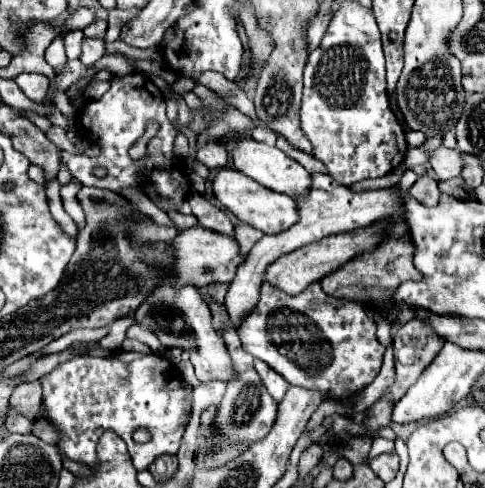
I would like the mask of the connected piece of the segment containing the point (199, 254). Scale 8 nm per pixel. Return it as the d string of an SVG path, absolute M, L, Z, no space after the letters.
M193 226L185 232L179 232L179 236L173 240L175 244L175 272L179 274L179 286L181 284L195 284L195 286L207 286L217 284L217 282L225 282L229 284L235 274L237 268L241 266L241 262L245 262L247 256L239 254L239 242L235 240L235 236L231 234L221 234L215 230L205 230L203 226Z

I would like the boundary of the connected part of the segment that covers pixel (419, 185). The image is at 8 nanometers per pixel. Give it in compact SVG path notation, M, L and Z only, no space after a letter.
M419 176L417 182L411 186L409 194L411 194L413 198L421 200L421 202L427 204L427 206L435 206L441 192L439 192L437 182L435 182L433 178L429 178L429 176Z

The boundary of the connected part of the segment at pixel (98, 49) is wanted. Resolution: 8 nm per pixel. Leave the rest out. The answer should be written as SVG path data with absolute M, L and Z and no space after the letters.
M87 38L87 44L83 44L81 62L85 66L93 66L103 54L105 54L105 42L97 40L97 38Z

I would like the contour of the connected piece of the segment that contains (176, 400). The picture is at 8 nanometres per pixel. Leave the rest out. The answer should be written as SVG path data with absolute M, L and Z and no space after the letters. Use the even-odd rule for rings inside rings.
M159 354L145 356L127 366L115 358L79 356L59 364L53 372L41 378L41 384L43 384L43 404L49 410L49 418L53 426L63 434L57 446L65 456L69 456L75 462L81 462L85 466L95 466L97 462L95 446L101 434L107 430L119 434L127 442L133 466L137 470L147 470L147 466L159 454L175 454L179 450L179 442L187 424L185 422L187 404L185 404L185 392L183 392L179 372L171 364L171 360L165 356L159 356ZM137 428L145 428L151 434L151 440L145 444L135 444L133 432Z

